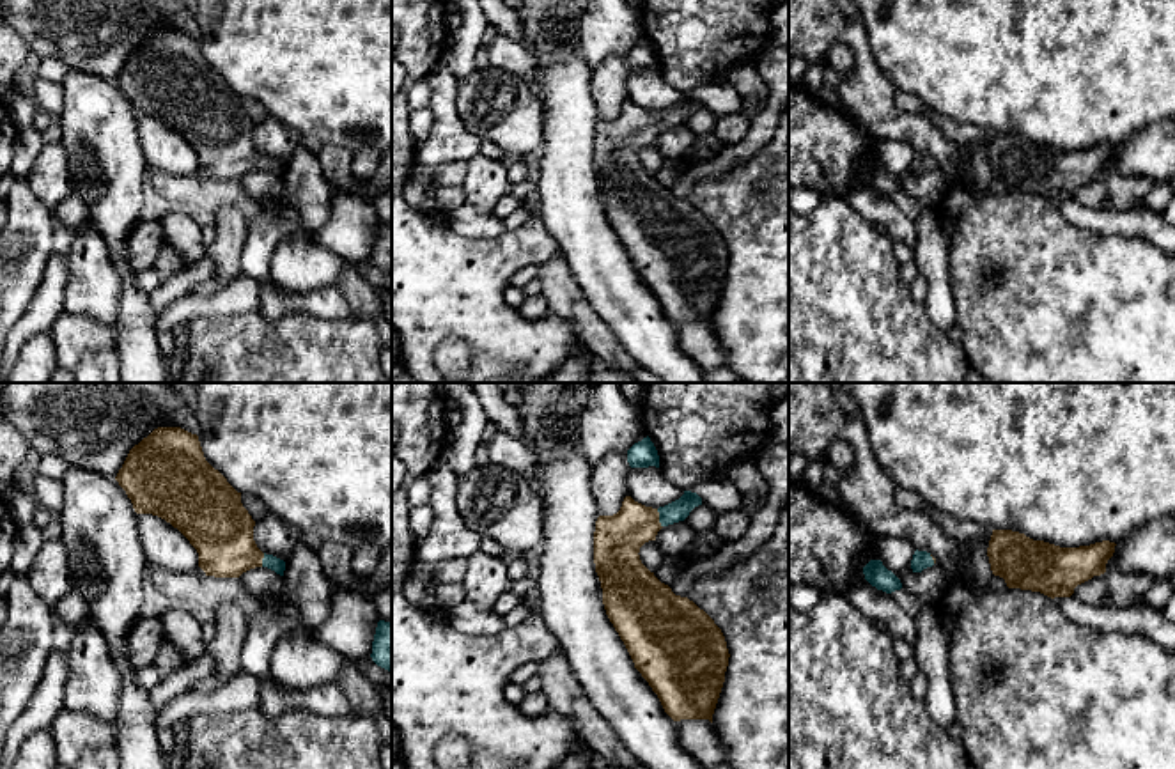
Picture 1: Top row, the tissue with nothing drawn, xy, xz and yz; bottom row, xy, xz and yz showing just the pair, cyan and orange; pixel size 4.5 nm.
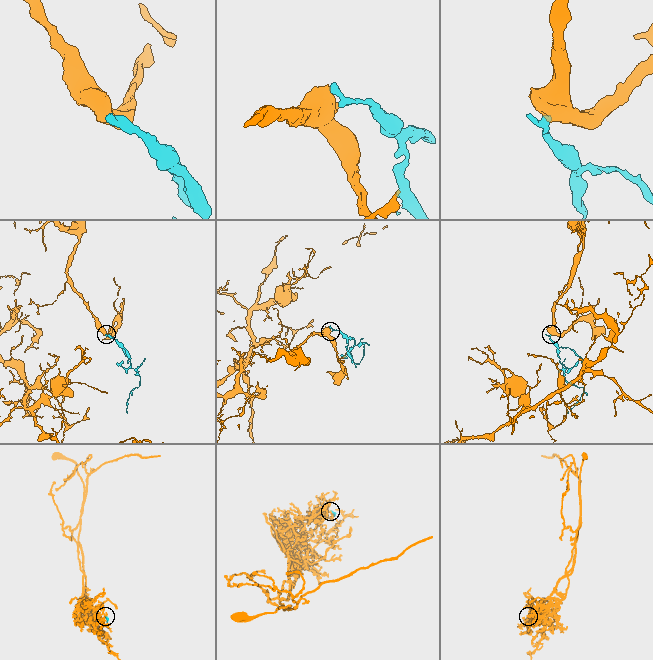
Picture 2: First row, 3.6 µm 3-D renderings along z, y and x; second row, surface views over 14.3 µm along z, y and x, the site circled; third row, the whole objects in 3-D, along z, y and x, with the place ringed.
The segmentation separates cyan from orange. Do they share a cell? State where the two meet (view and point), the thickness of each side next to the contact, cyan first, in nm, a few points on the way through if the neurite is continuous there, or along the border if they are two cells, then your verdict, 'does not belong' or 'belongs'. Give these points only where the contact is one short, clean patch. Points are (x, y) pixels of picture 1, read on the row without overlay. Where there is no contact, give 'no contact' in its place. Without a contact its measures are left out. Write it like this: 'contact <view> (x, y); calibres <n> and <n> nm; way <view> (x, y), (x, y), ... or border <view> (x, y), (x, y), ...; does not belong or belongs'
contact xz (660, 121); calibres 100 and 220 nm; way xz (677, 114), (660, 121), (635, 126), (617, 142); belongs

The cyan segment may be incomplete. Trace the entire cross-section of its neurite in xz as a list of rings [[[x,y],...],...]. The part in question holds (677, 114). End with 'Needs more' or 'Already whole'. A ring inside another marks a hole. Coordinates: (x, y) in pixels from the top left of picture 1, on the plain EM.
[[[696,96],[659,112],[626,99],[613,119],[599,119],[594,167],[610,225],[634,271],[673,322],[709,322],[725,285],[728,252],[721,232],[688,200],[675,198],[640,163],[640,151],[663,129],[702,108]]]. Needs more

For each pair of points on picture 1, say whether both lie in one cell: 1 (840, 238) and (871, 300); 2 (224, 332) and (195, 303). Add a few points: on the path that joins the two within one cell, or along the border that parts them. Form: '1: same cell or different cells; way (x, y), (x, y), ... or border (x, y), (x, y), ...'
1: same cell; way (840, 254), (840, 270), (855, 284)
2: different cells; border (249, 310), (197, 316), (188, 321)

